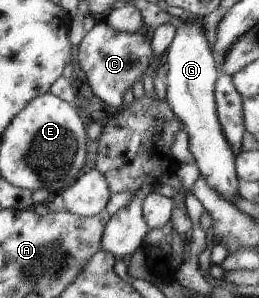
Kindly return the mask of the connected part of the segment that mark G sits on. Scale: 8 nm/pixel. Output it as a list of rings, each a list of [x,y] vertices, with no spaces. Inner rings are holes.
[[[181,23],[176,27],[175,37],[165,53],[168,67],[166,77],[166,100],[174,114],[184,125],[189,136],[189,151],[193,153],[200,176],[207,181],[233,207],[240,200],[239,183],[236,174],[236,158],[229,141],[225,139],[216,112],[214,85],[220,76],[217,61],[213,59],[205,29],[195,23]]]

